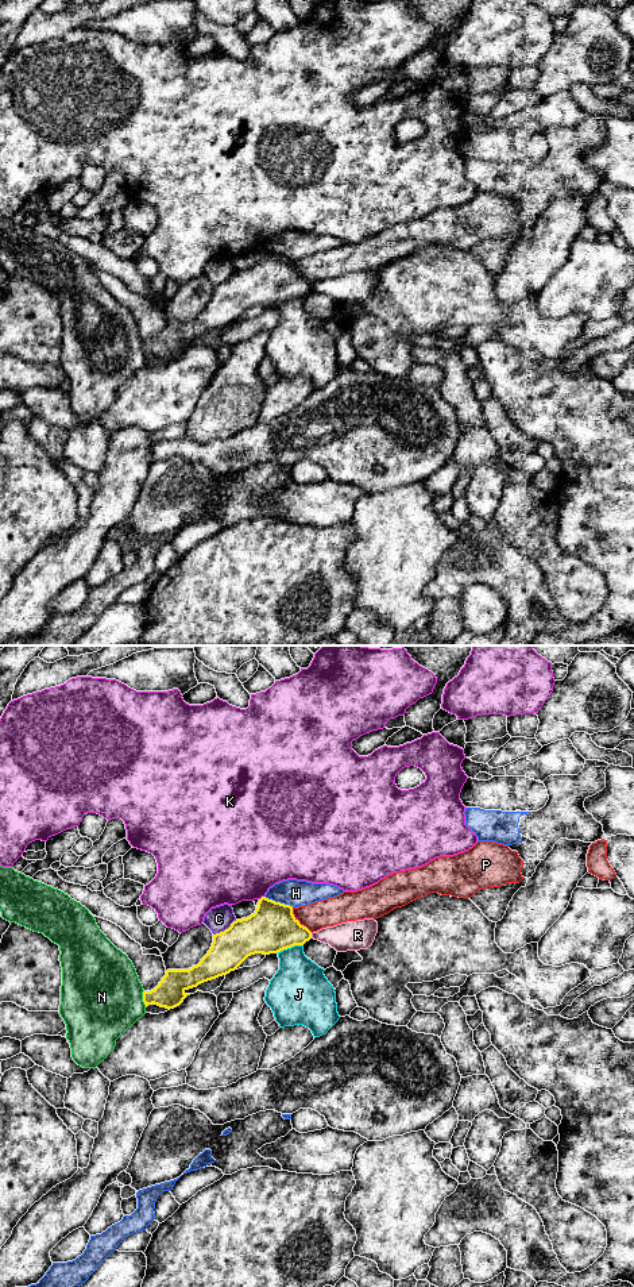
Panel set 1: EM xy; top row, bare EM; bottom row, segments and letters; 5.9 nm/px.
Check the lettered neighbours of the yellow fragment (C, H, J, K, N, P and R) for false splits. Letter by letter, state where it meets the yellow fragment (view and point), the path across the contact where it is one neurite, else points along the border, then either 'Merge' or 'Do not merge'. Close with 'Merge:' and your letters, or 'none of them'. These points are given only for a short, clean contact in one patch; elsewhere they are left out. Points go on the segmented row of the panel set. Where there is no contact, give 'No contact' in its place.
C: Touches yellow at xy (225, 929). Do not merge
H: Touches yellow at xy (279, 902). Do not merge
J: Touches yellow at xy (289, 947). Do not merge
K: Touches yellow at xy (261, 898). Do not merge
N: Touches yellow at xy (143, 998). Do not merge
P: Touches yellow at xy (298, 921). Do not merge
R: Touches yellow at xy (310, 936). Boundary: xy (310, 933), (312, 937). Do not merge
Merge: none of them

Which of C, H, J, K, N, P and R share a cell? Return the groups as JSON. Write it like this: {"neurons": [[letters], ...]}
{"neurons": [["C"], ["H"], ["J"], ["K"], ["N"], ["P"], ["R"]]}

